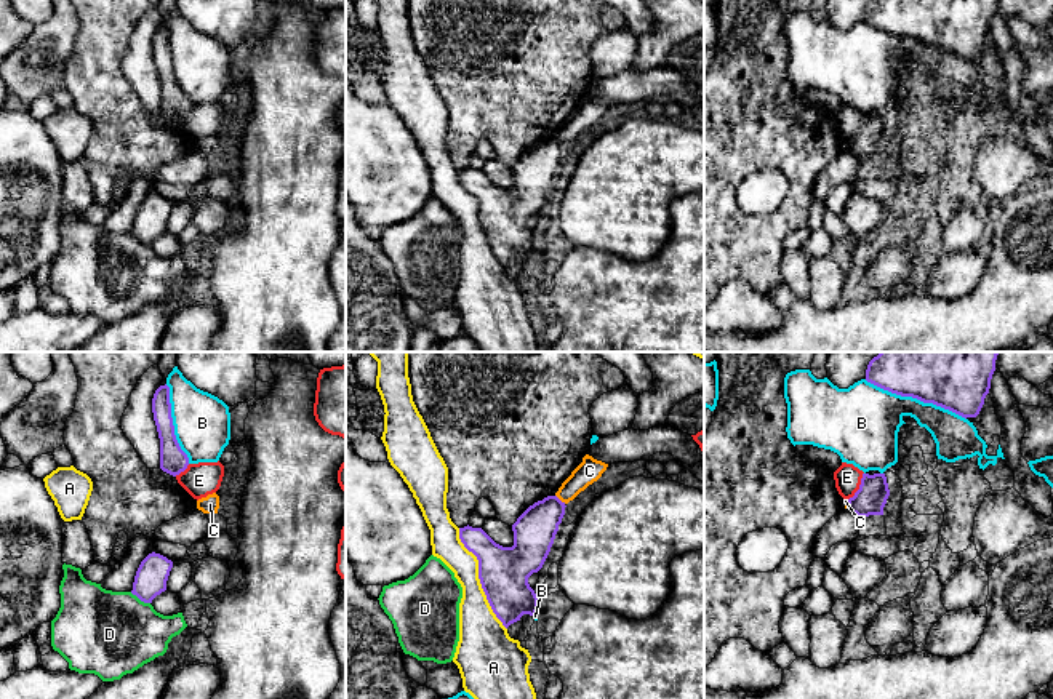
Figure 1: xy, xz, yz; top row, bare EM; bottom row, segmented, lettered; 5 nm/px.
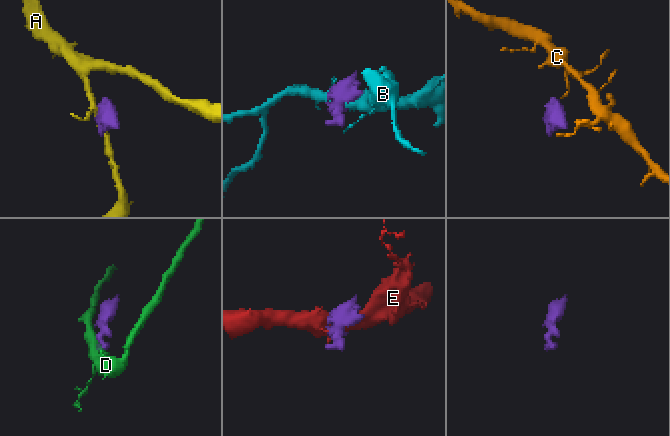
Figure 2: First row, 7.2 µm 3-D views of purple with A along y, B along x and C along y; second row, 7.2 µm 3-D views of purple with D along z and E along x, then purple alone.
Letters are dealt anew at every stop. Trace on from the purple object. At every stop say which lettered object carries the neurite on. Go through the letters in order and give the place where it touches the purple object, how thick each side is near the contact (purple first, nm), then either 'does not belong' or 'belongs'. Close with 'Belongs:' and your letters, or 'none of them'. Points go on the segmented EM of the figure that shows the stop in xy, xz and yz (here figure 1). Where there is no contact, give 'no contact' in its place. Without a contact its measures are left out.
A: meets purple in xz at (479, 578); 260 nm thick on the purple side, 200 nm on the other; does not belong
B: meets purple in yz at (916, 397); 500 nm thick on the purple side, 300 nm on the other; does not belong
C: meets purple in xz at (559, 499); 220 nm thick on the purple side, 120 nm on the other; does not belong
D: meets purple in xy at (140, 599); 160 nm thick on the purple side, 440 nm on the other; does not belong
E: meets purple in yz at (860, 487); 160 nm thick on the purple side, 130 nm on the other; does not belong
Belongs: none of them

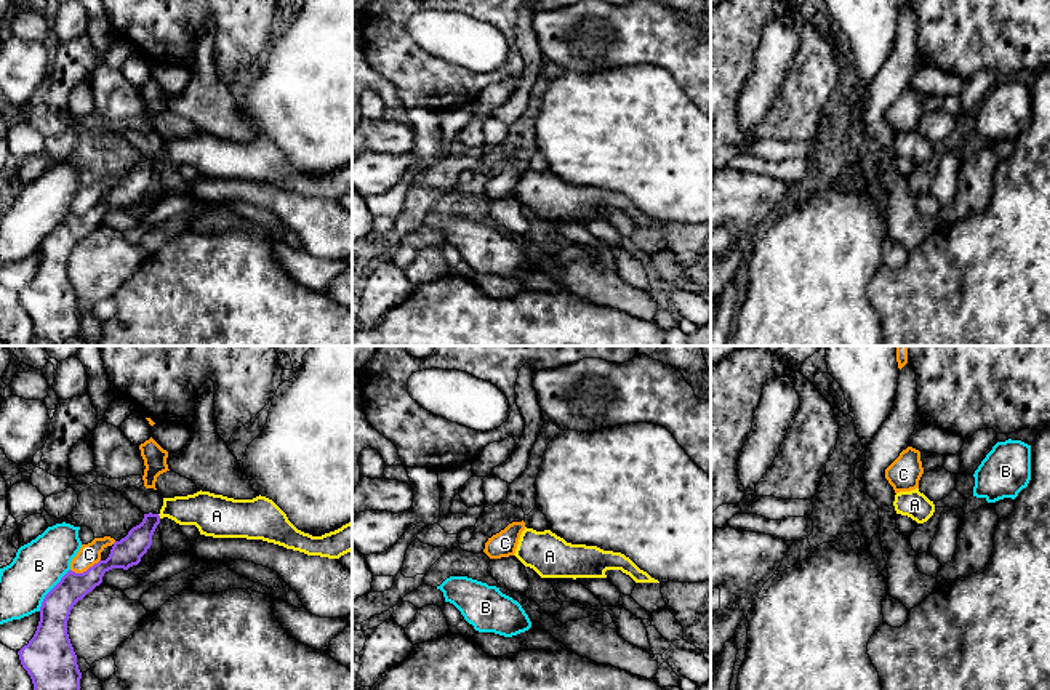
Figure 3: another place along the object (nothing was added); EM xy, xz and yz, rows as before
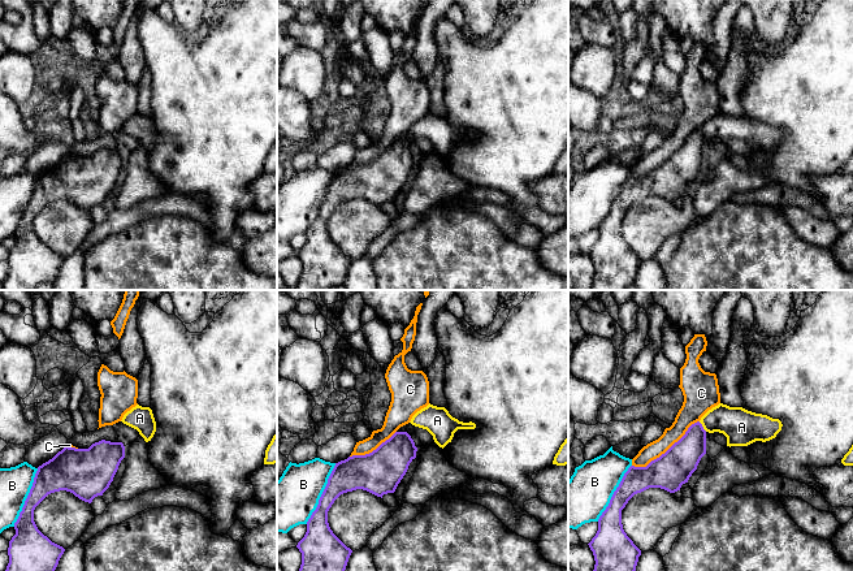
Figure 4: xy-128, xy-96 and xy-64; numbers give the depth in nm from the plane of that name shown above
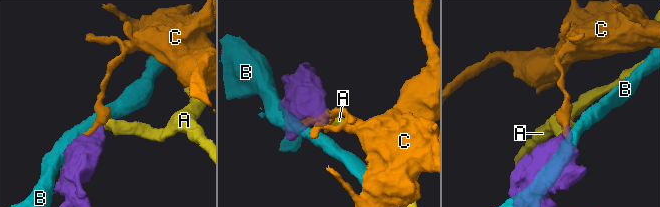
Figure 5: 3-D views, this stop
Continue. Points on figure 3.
A: meets purple in xy at (159, 516); 140 nm thick on the purple side, 190 nm on the other; belongs
B: meets purple in xy at (52, 589); 170 nm thick on the purple side, 260 nm on the other; does not belong
C: meets purple in xy at (87, 570); 150 nm thick on the purple side, 110 nm on the other; does not belong
Belongs: A

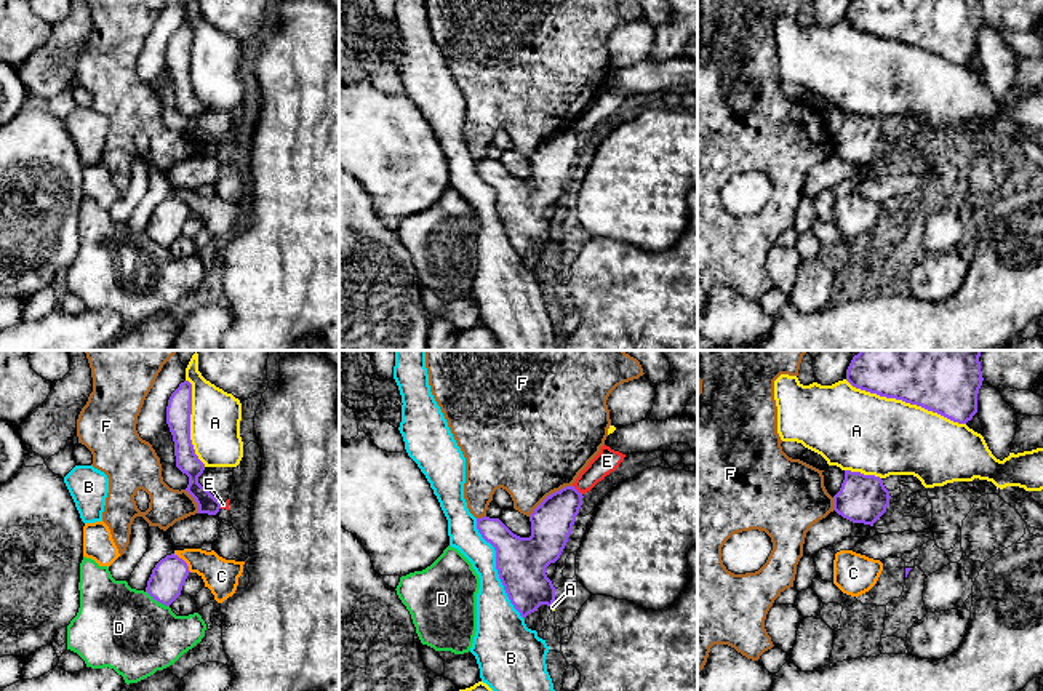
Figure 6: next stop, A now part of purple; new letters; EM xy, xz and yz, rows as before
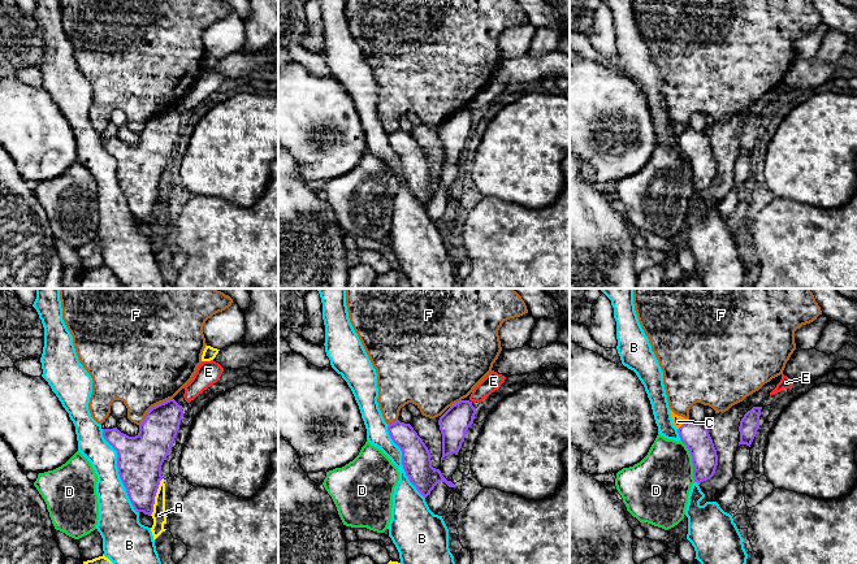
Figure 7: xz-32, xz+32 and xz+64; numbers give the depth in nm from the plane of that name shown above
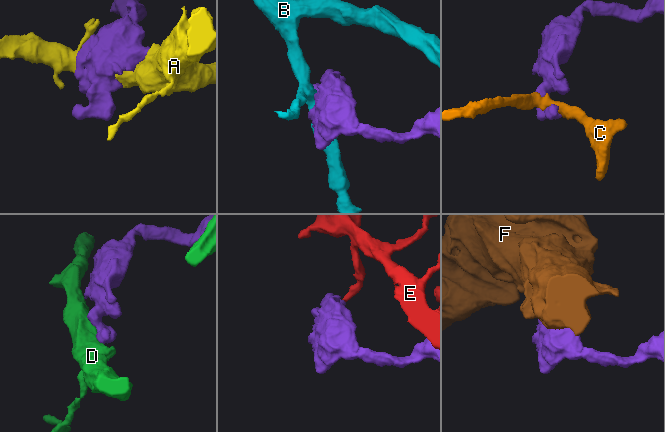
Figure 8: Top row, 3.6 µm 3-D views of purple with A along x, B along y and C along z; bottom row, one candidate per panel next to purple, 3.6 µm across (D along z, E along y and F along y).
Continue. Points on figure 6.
A: meets purple in yz at (906, 402); 500 nm thick on the purple side, 400 nm on the other; does not belong
B: meets purple in xz at (496, 568); 260 nm thick on the purple side, 200 nm on the other; does not belong
C: meets purple in xy at (184, 562); 170 nm thick on the purple side, 180 nm on the other; does not belong
D: meets purple in xy at (157, 600); 170 nm thick on the purple side, 420 nm on the other; does not belong
E: meets purple in xz at (576, 490); 220 nm thick on the purple side, 120 nm on the other; does not belong
F: meets purple in xz at (551, 495); 220 nm thick on the purple side, 480 nm on the other; does not belong
Belongs: none of them

